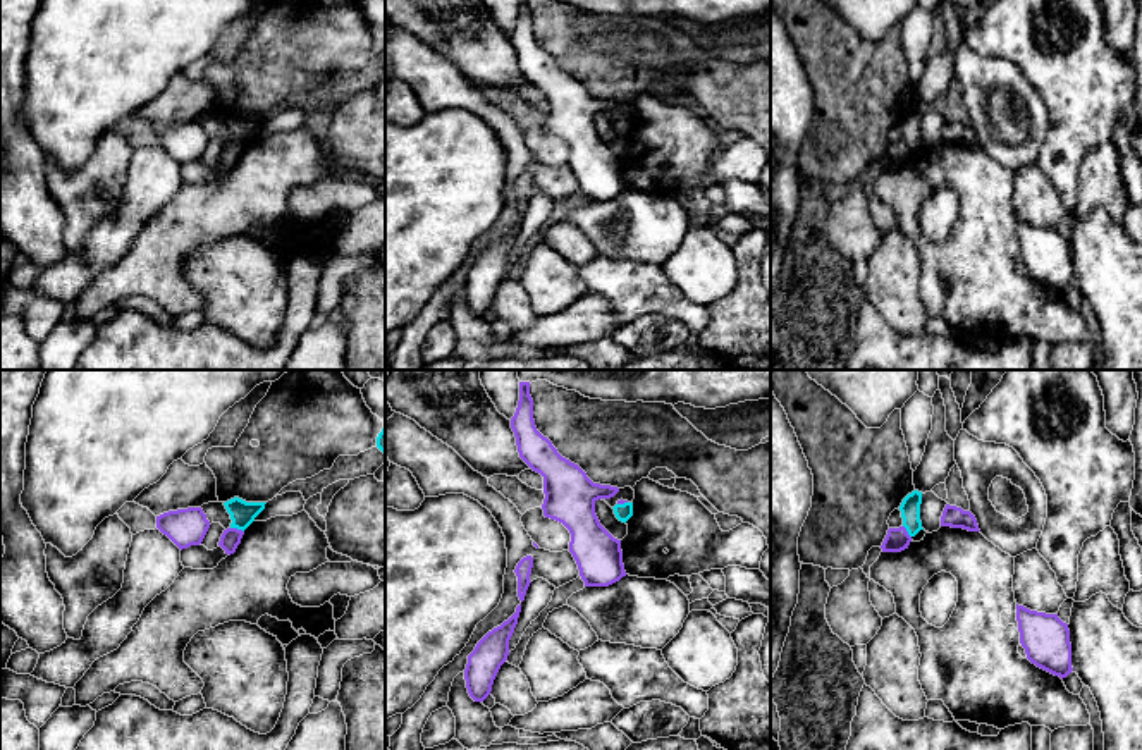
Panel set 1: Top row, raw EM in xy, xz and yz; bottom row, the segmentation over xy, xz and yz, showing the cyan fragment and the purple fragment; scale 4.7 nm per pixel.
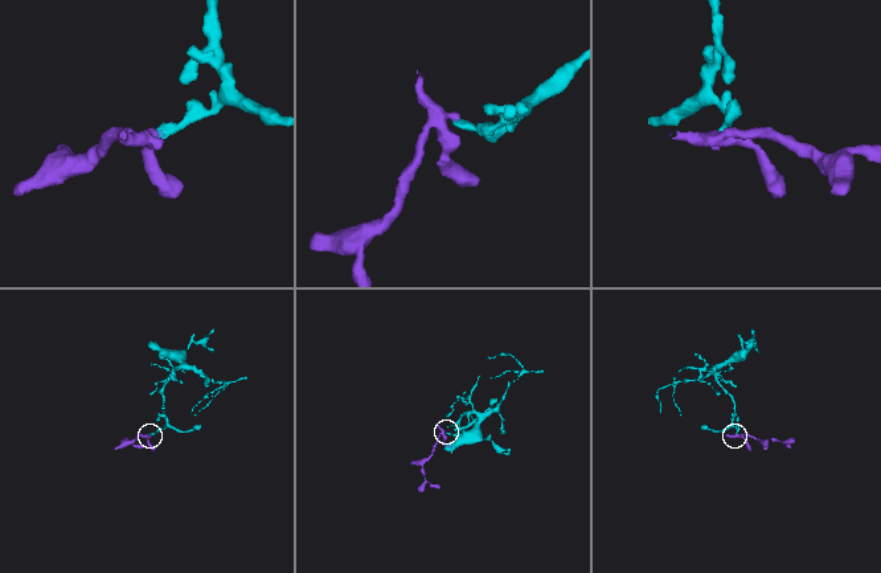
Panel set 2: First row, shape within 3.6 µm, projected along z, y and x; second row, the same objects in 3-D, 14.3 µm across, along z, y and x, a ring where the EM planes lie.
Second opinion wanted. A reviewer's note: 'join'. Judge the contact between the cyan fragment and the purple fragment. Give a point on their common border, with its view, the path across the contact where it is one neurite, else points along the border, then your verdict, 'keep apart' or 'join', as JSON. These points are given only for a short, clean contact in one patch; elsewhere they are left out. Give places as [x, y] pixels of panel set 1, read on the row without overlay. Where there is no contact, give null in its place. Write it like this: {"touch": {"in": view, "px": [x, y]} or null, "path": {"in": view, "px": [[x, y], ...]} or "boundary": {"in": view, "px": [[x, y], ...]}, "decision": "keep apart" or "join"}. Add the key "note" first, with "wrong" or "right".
{"note": "wrong", "touch": {"in": "xy", "px": [238, 143]}, "boundary": {"in": "xy", "px": [[231, 141], [243, 147]]}, "decision": "keep apart"}

